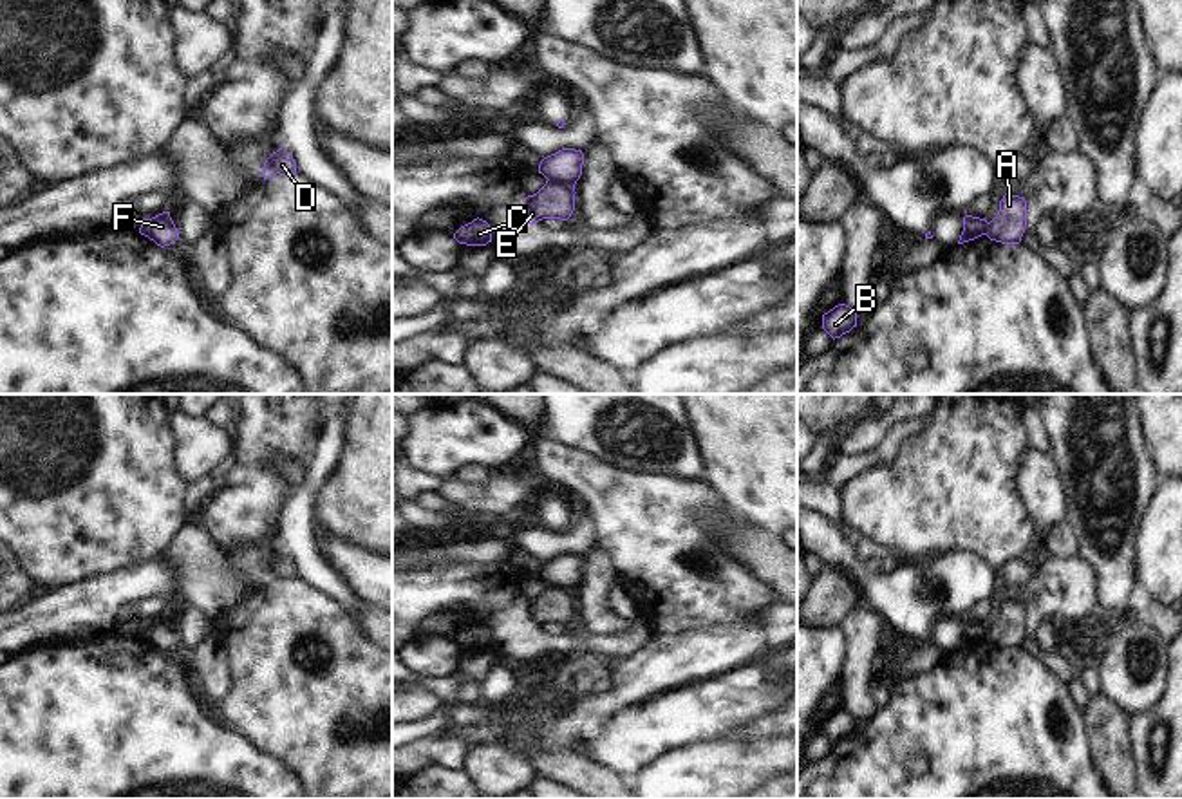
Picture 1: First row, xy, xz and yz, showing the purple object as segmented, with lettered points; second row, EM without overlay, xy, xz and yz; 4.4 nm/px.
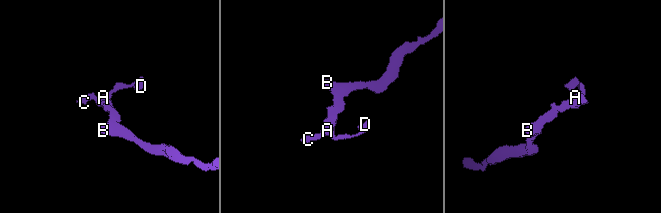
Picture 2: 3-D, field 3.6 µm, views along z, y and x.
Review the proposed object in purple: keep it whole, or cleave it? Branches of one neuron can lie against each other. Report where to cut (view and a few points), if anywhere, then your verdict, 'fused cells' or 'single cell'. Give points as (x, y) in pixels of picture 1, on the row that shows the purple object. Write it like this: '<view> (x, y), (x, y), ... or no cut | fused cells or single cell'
xz (548, 178), (573, 187) | fused cells

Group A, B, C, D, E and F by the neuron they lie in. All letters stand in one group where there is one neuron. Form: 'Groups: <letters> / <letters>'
Groups: A C D E / B F.

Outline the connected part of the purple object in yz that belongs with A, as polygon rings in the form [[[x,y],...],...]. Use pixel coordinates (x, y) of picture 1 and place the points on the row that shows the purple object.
[[[1005,193],[998,215],[987,222],[987,237],[1001,244],[1019,244],[1027,228],[1025,197]]]

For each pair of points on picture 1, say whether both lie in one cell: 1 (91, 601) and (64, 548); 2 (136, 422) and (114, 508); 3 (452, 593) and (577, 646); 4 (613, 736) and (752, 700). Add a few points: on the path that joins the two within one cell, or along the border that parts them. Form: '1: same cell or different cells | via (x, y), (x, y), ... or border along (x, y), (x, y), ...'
1: different cells | border along (121, 570), (38, 592)
2: same cell | via (114, 443), (114, 487)
3: same cell | via (483, 601), (526, 644), (546, 646)
4: same cell | via (647, 747), (700, 734), (718, 722)

